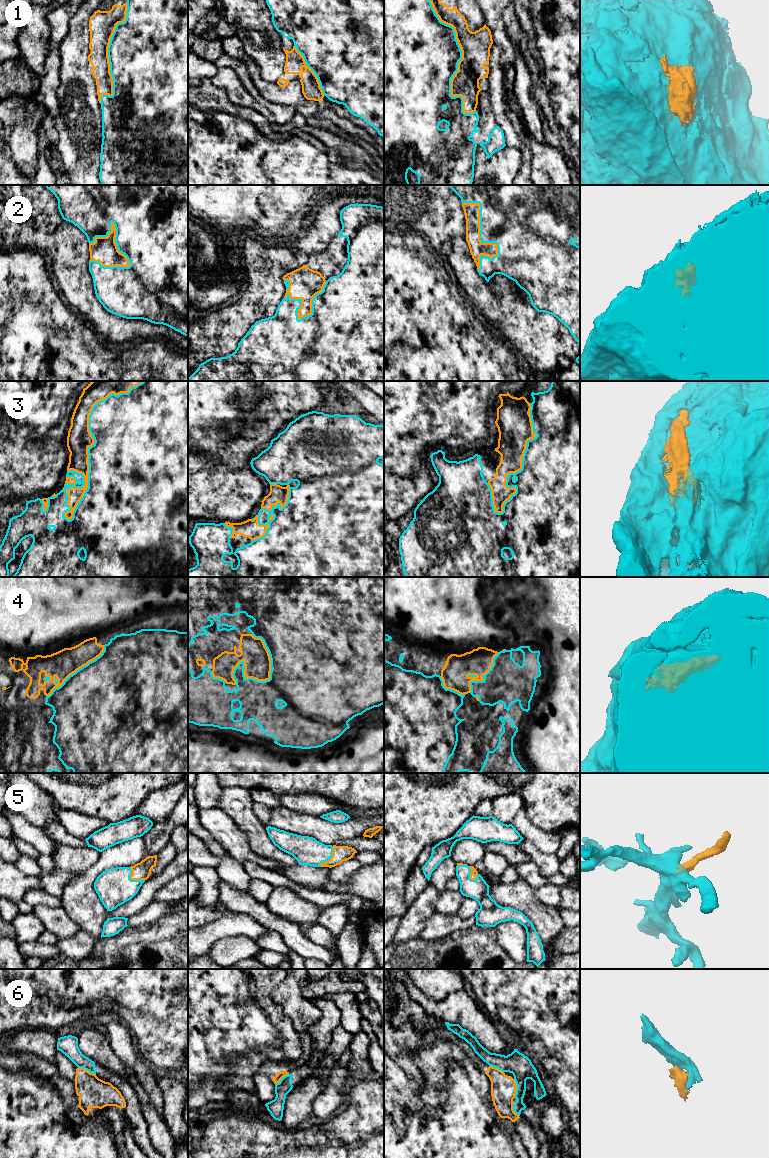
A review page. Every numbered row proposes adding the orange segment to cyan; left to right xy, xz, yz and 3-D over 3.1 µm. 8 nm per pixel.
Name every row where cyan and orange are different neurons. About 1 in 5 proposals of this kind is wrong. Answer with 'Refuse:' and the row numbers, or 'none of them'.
Refuse: 6

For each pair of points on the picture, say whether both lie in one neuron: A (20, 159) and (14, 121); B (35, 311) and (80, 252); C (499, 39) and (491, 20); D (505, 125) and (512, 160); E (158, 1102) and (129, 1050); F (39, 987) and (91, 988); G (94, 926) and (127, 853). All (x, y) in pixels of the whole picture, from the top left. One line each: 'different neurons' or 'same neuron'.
A: same neuron
B: different neurons
C: same neuron
D: different neurons
E: same neuron
F: same neuron
G: same neuron

